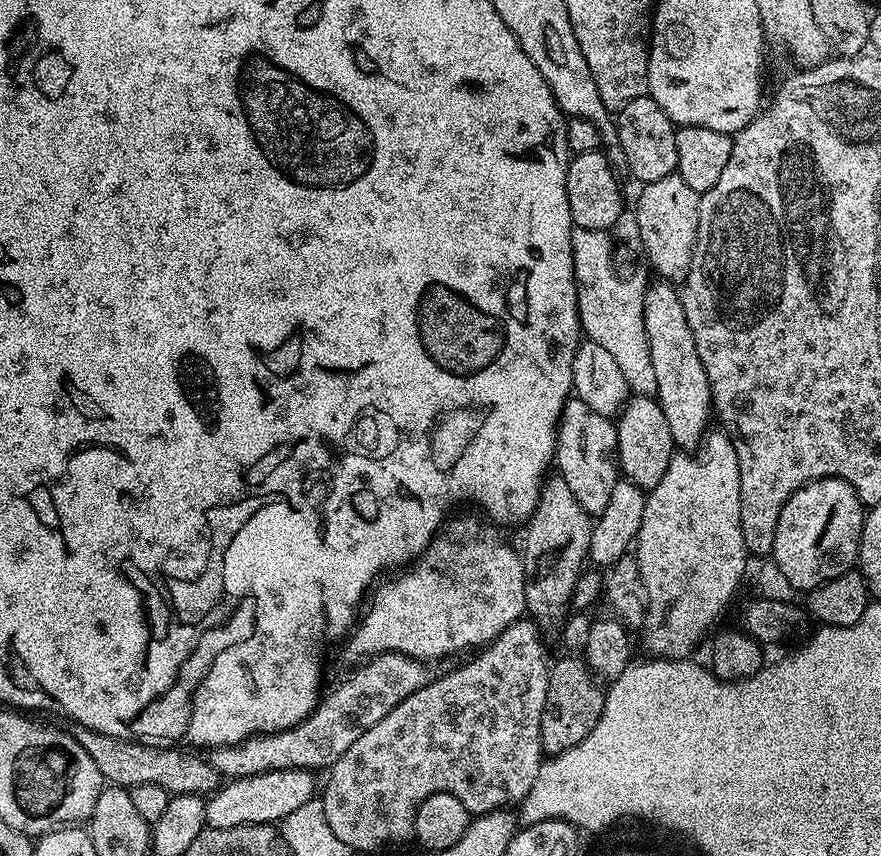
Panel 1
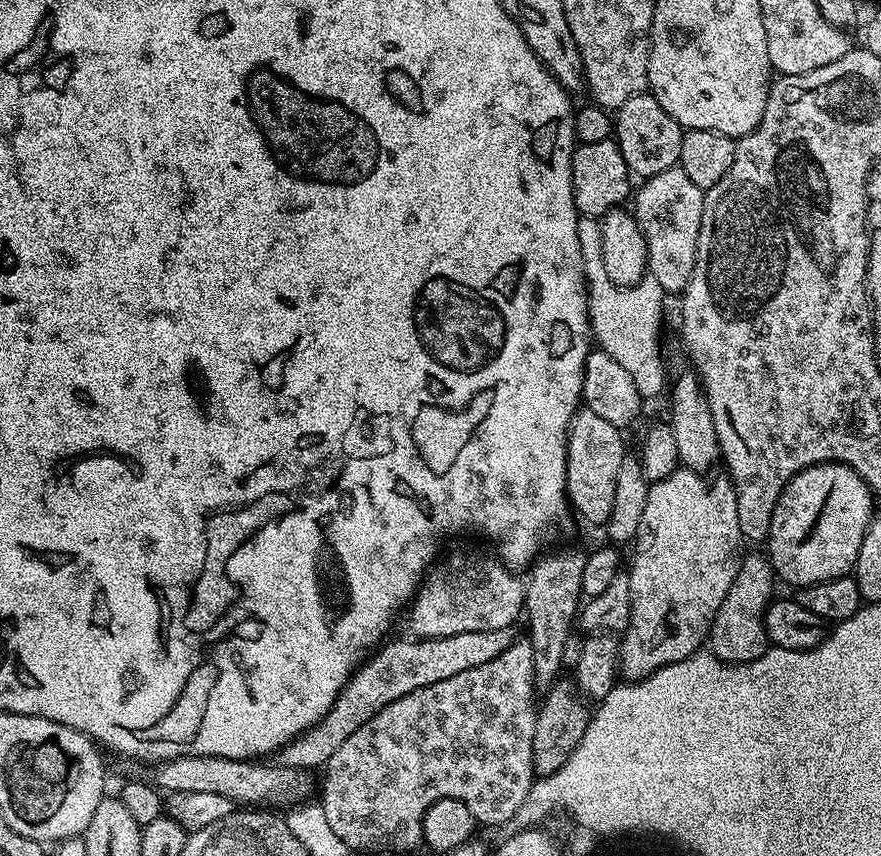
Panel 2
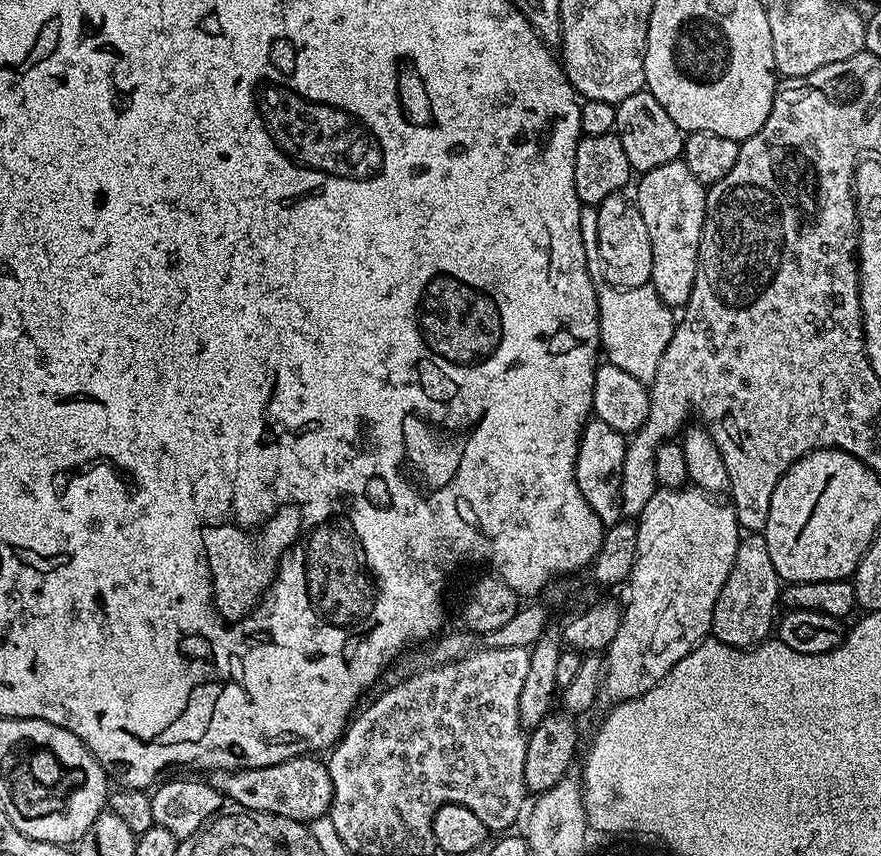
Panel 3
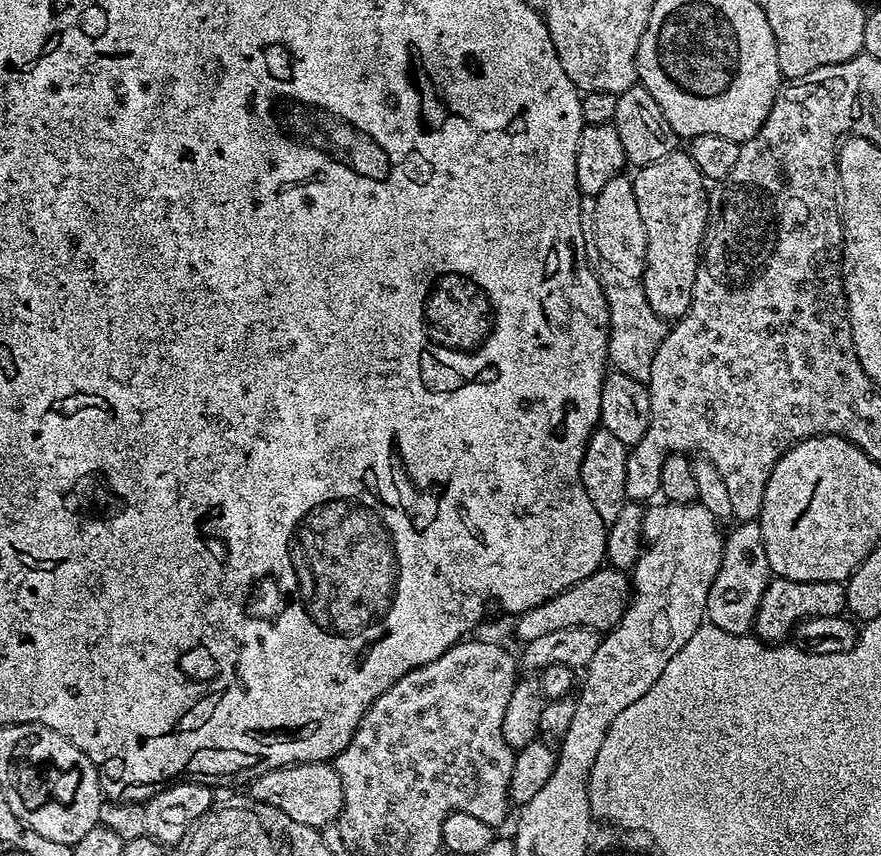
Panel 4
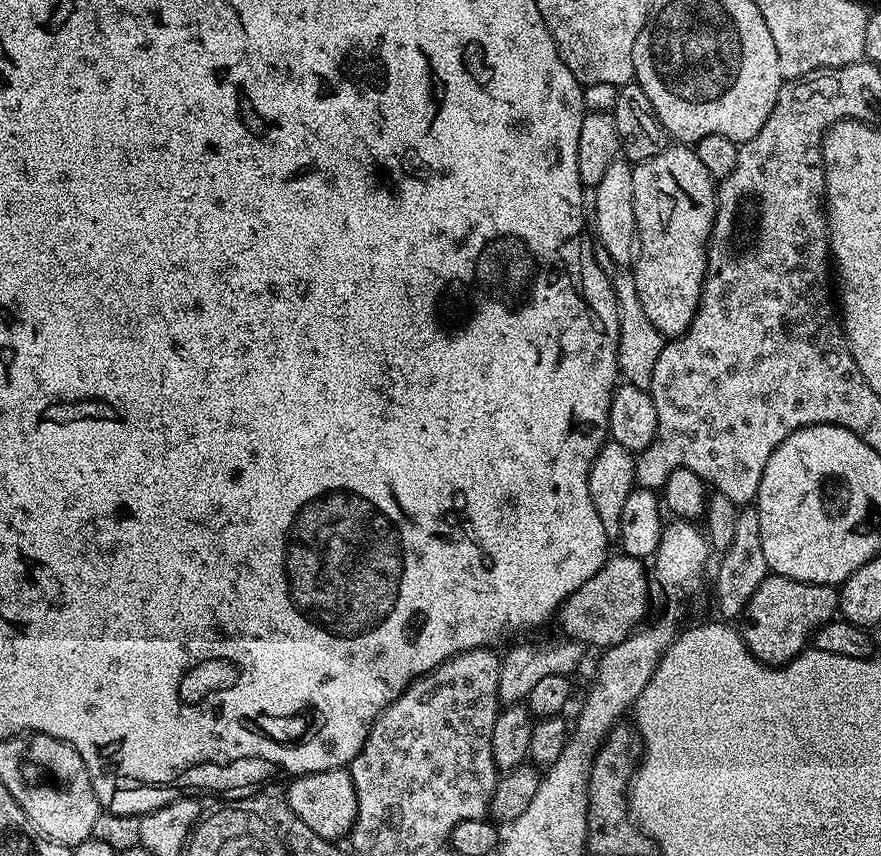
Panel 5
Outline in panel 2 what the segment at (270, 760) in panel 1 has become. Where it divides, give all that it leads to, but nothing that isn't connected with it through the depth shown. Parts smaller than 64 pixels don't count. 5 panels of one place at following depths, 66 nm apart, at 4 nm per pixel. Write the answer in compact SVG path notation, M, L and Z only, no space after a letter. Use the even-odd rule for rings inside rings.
M515 627L470 630L466 634L454 636L407 638L408 640L396 640L393 644L385 643L353 673L331 710L315 726L306 729L301 736L275 753L275 763L281 768L323 769L334 750L338 750L338 746L342 746L342 742L346 742L346 738L350 738L350 734L354 734L358 726L390 706L390 702L398 702L398 698L406 698L406 694L414 694L414 690L422 690L422 686L446 682L446 678L454 678L454 674L462 674L462 670L486 666L486 662L498 658L498 654L502 654L514 643L517 639L516 631Z

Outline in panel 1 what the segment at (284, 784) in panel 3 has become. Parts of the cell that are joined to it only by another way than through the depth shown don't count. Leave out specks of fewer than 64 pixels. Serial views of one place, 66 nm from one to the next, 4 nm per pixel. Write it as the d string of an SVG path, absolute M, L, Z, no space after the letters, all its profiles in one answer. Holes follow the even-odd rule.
M81 724L75 725L71 733L78 746L82 746L82 750L86 750L90 758L94 758L94 763L98 765L105 781L117 788L129 789L142 782L154 782L154 786L162 786L162 790L166 790L172 796L205 797L221 787L222 777L214 770L210 761L203 755L183 747L155 748L149 744L137 744L135 740L102 734Z

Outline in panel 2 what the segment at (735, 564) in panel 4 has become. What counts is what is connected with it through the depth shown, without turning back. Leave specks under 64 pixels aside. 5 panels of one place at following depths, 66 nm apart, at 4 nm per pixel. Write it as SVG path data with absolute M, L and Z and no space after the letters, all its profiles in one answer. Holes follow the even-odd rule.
M752 552L740 561L738 574L734 574L734 583L726 598L722 598L722 606L718 606L718 614L714 614L712 628L708 631L706 641L707 651L717 656L723 664L745 664L754 662L754 658L762 658L770 647L766 626L764 625L764 611L774 599L772 593L772 562L767 555Z

